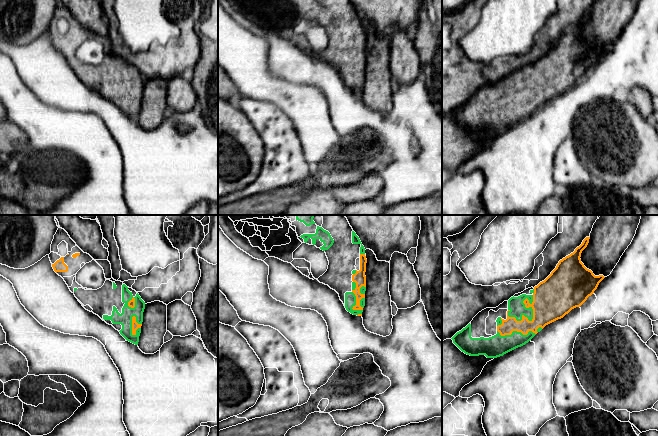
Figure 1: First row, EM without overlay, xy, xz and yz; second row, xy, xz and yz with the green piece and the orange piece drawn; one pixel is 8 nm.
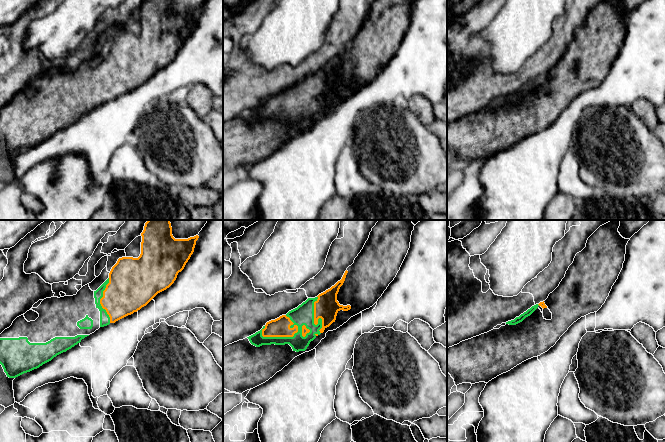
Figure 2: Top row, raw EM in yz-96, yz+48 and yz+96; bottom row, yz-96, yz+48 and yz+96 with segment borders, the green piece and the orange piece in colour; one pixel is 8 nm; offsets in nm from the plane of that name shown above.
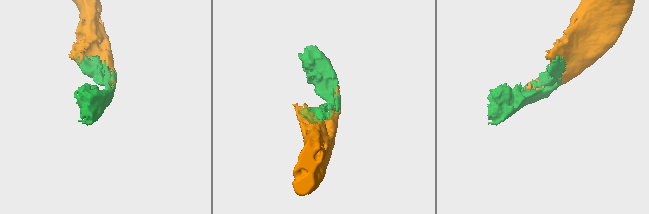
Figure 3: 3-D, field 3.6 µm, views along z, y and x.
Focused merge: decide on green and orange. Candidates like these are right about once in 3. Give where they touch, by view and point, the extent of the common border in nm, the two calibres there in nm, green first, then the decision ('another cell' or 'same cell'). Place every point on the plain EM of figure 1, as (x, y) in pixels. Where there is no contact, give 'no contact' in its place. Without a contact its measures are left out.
meets green in yz at (532, 89); contact 280 nm long; 130 nm thick on the green side, 320 nm on the other; same cell

